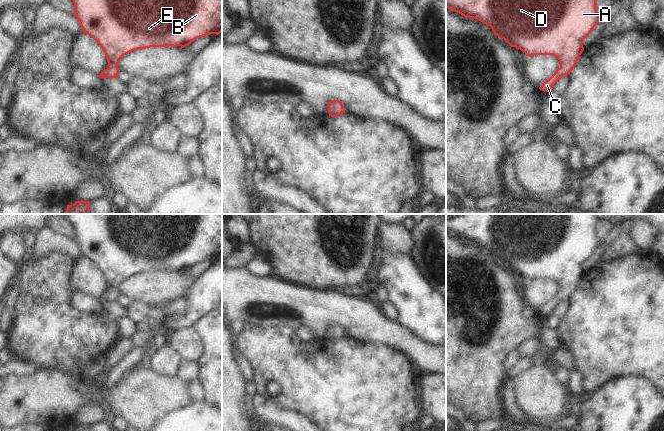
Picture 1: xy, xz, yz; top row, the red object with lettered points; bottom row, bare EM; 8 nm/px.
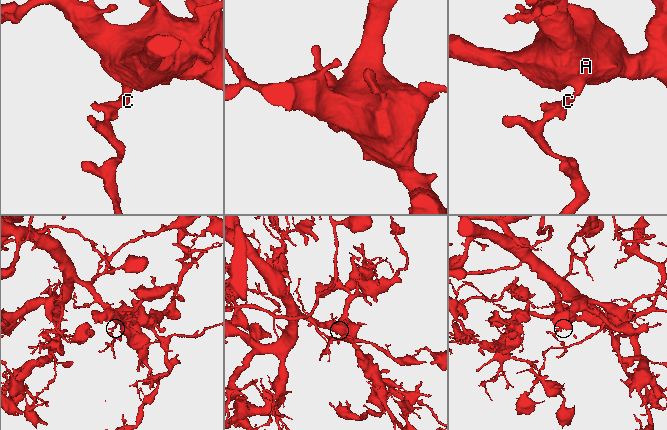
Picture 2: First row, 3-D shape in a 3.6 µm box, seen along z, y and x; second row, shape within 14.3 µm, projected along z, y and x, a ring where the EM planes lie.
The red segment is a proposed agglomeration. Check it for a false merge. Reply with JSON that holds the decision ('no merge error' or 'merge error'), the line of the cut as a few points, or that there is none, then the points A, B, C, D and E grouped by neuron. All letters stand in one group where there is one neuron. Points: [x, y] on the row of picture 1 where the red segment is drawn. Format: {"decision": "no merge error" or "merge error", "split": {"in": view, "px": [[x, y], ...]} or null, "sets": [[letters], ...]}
{"decision": "no merge error", "split": null, "sets": [["A", "B", "C", "D", "E"]]}

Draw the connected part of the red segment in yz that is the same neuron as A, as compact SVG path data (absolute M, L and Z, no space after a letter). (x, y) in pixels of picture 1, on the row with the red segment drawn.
M446 0L446 8L464 17L477 19L491 27L499 38L504 39L511 47L520 49L526 56L553 55L560 63L556 72L539 87L550 92L553 85L564 75L570 75L582 54L583 40L600 22L601 16L596 9L597 0Z

